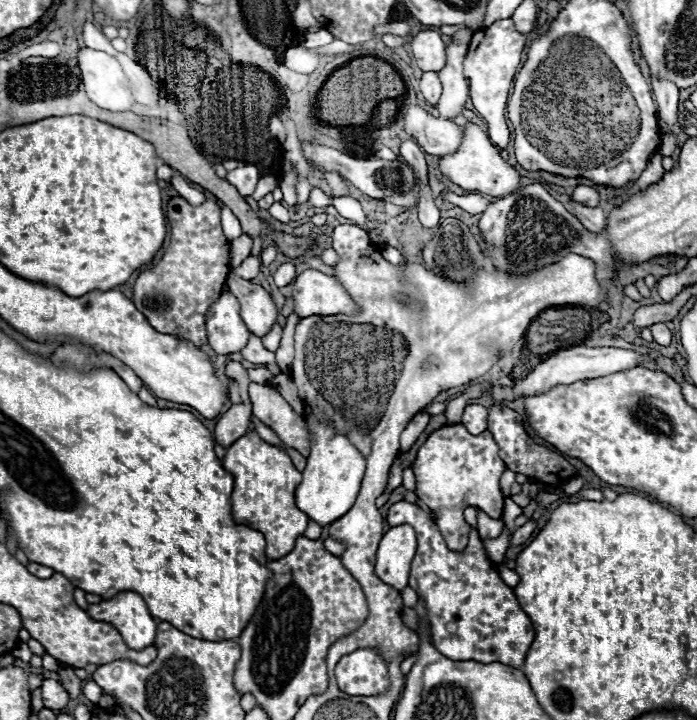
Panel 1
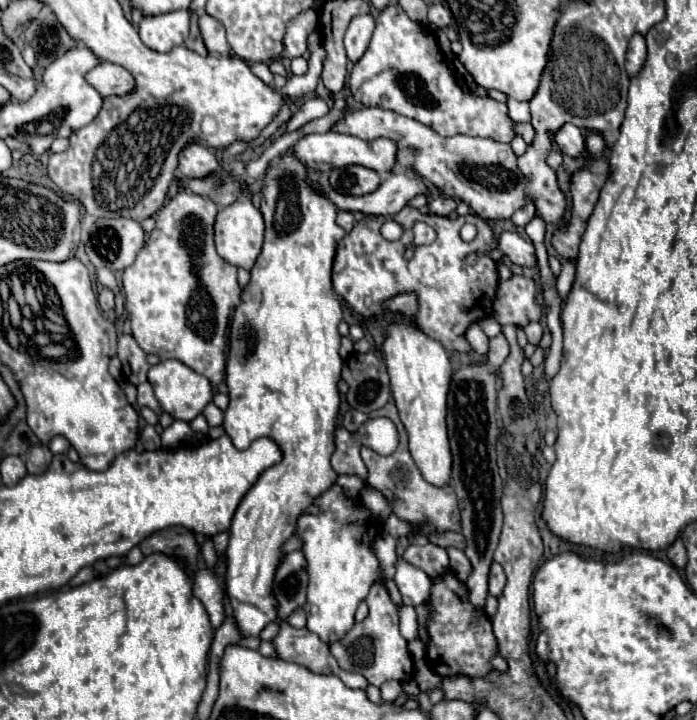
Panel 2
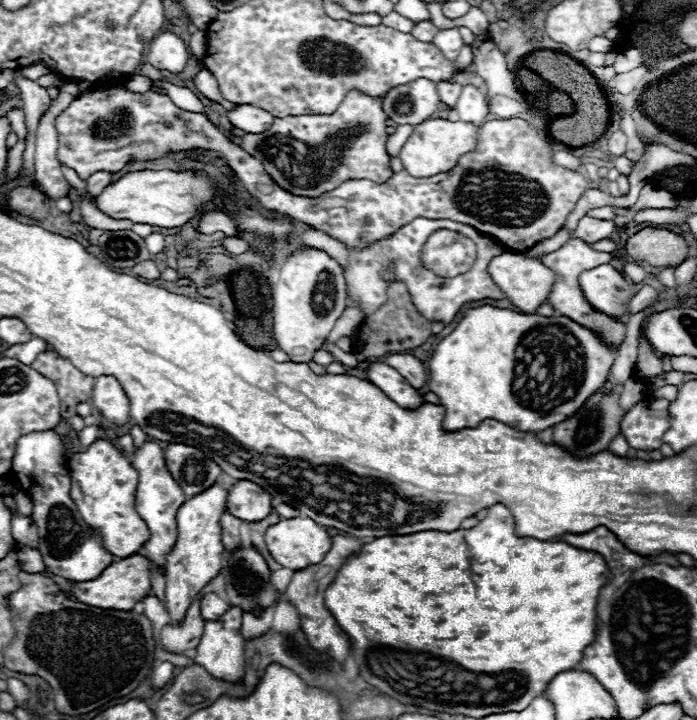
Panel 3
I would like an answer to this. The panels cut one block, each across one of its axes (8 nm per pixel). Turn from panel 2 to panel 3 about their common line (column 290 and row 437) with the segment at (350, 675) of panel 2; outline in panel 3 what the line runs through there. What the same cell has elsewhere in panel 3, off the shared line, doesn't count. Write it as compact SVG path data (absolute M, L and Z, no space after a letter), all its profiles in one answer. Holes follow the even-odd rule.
M642 400L624 416L620 428L632 448L650 452L664 444L662 436L670 428L668 418L670 412L666 400L656 400L654 406L650 400Z

